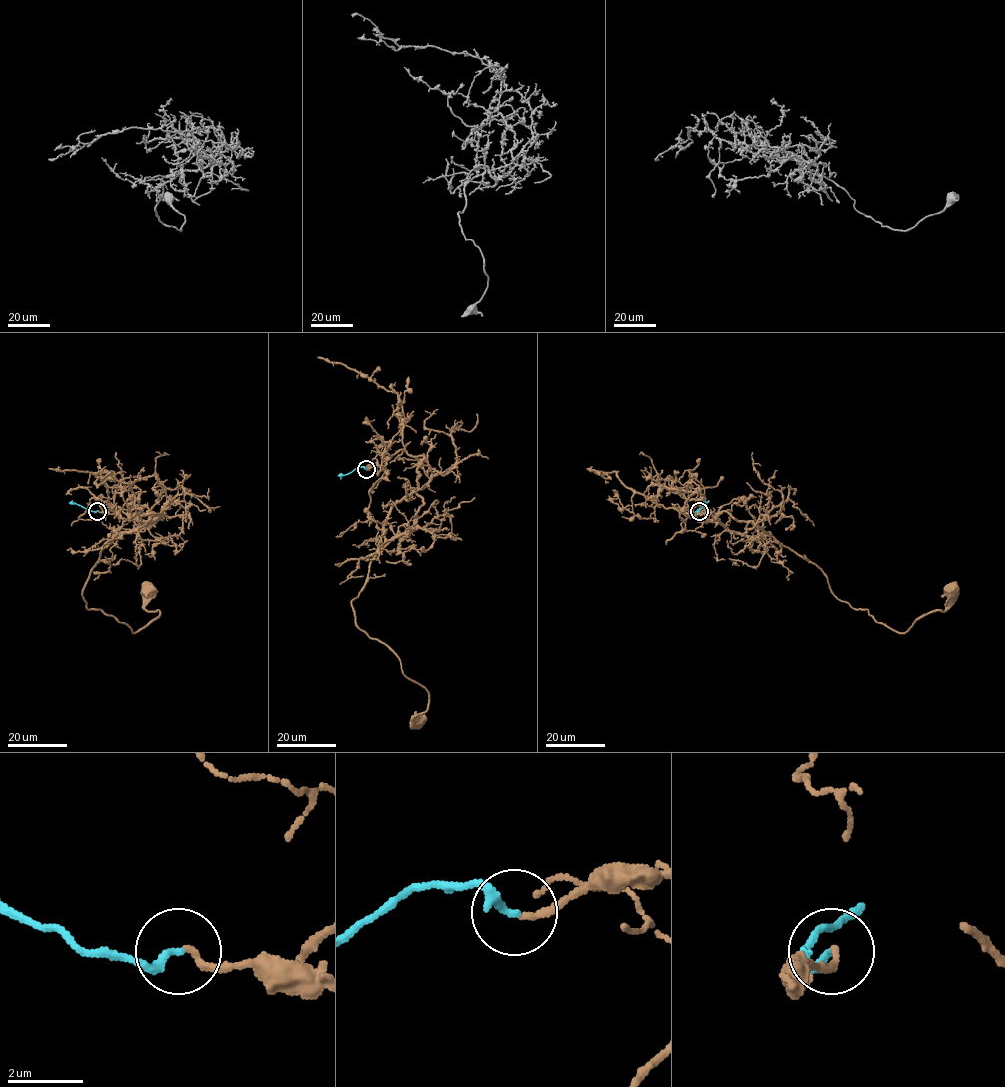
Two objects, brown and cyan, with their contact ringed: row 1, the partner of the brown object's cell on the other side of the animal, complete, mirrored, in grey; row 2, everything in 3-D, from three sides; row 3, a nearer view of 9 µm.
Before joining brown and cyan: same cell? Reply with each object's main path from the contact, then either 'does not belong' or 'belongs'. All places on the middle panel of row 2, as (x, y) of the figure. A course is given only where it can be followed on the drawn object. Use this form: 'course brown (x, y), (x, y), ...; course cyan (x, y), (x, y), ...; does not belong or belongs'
course brown (366, 469), (404, 450), (429, 480), (393, 506), (351, 601), (357, 626), (427, 690), (416, 720); course cyan (366, 468), (359, 467), (340, 479); belongs

